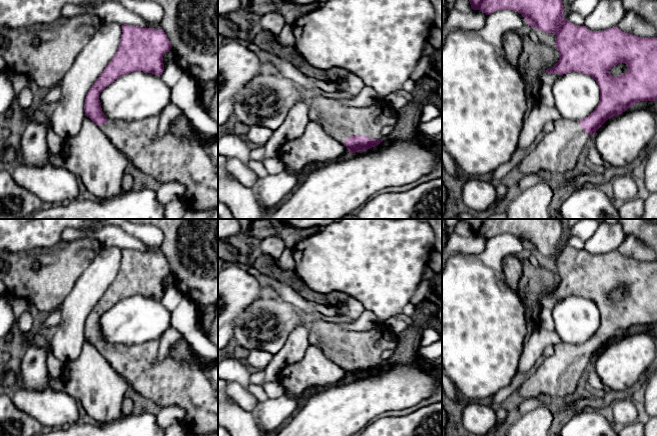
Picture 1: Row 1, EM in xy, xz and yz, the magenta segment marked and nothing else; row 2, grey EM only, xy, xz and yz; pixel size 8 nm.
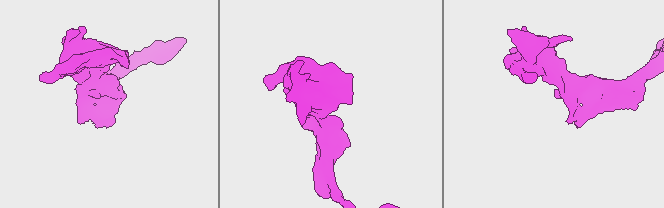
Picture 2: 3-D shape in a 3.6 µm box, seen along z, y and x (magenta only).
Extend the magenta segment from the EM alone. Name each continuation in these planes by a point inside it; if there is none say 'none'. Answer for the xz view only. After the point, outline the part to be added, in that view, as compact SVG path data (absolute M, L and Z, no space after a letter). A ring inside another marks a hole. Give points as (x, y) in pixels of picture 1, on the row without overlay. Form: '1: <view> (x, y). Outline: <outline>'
1: xz (339, 345). Outline: M318 317L308 331L310 345L318 346L341 367L347 361L357 359L382 363L382 353L389 349L395 350L398 343L398 336L385 325L368 331L348 331L333 320Z

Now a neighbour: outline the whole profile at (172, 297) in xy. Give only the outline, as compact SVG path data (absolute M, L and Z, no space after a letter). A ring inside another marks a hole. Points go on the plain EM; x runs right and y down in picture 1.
M170 284L165 290L160 303L169 311L173 311L183 300L184 294L177 288L175 284Z

